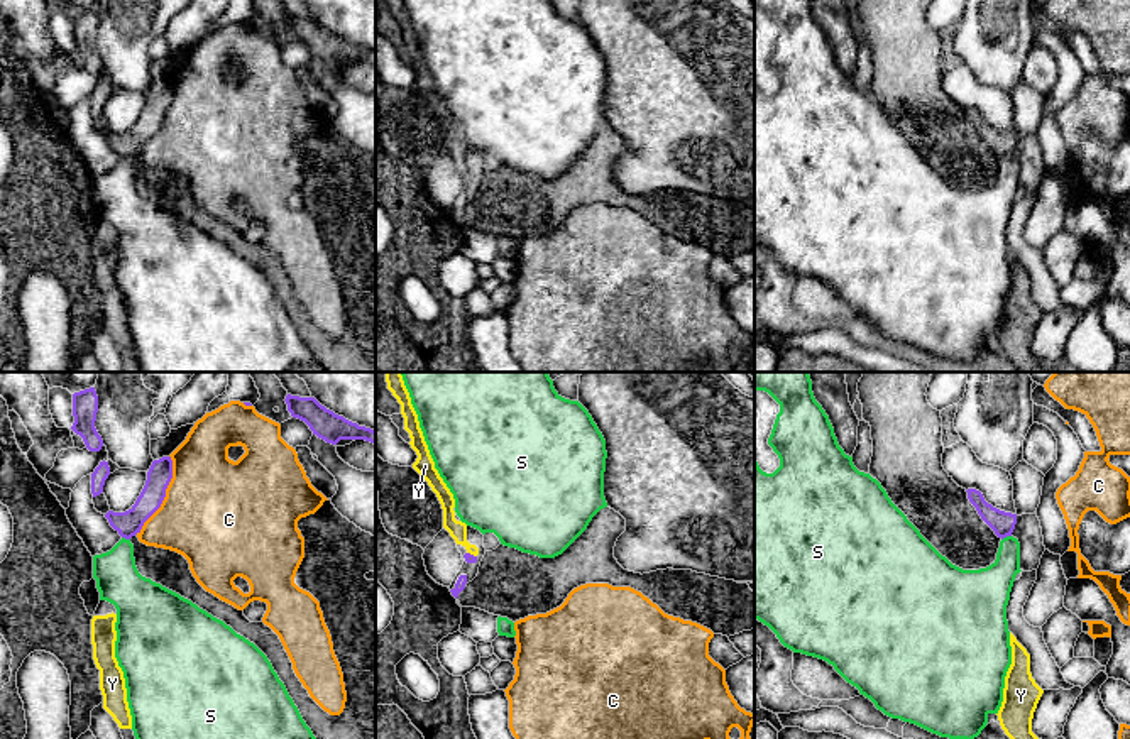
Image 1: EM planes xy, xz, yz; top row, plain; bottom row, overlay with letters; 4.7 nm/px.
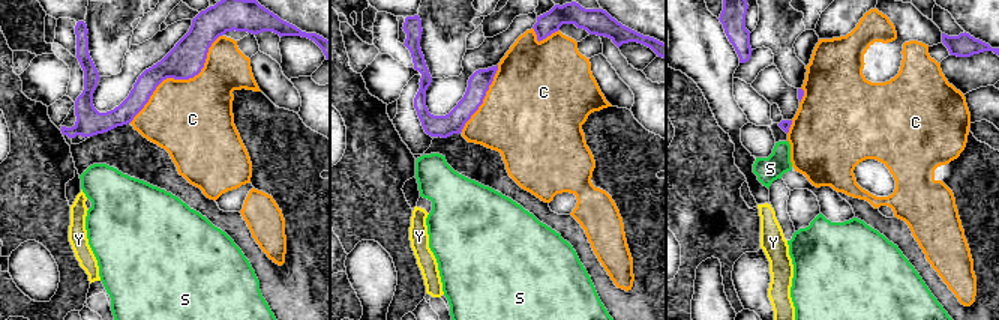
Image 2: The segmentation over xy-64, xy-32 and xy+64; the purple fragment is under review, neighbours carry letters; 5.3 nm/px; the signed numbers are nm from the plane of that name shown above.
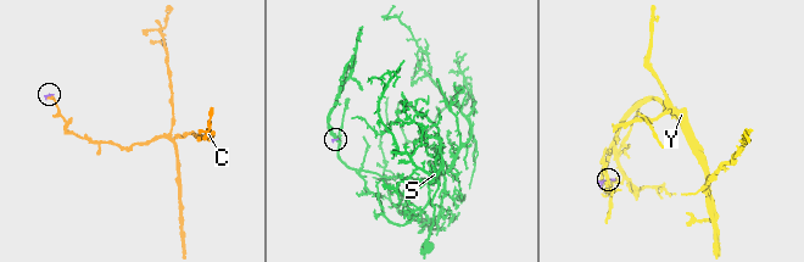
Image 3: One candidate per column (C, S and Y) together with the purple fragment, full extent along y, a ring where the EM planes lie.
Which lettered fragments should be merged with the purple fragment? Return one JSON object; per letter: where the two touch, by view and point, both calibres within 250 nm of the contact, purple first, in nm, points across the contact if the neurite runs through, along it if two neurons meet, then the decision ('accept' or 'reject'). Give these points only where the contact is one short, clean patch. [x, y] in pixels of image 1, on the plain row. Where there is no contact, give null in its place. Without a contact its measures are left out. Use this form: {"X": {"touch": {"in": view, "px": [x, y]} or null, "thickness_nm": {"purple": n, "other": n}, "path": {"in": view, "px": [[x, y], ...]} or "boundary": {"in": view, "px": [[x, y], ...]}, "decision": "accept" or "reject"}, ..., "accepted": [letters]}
{"C": {"touch": {"in": "xy", "px": [164, 115]}, "thickness_nm": {"purple": 120, "other": 500}, "decision": "reject"}, "S": {"touch": {"in": "yz", "px": [1005, 158]}, "thickness_nm": {"purple": 110, "other": 190}, "boundary": {"in": "yz", "px": [[1010, 156], [1002, 161]]}, "decision": "reject"}, "Y": {"touch": {"in": "xz", "px": [472, 176]}, "thickness_nm": {"purple": 50, "other": 90}, "path": {"in": "xz", "px": [[469, 180], [472, 176], [457, 151]]}, "decision": "accept"}, "accepted": ["Y"]}

